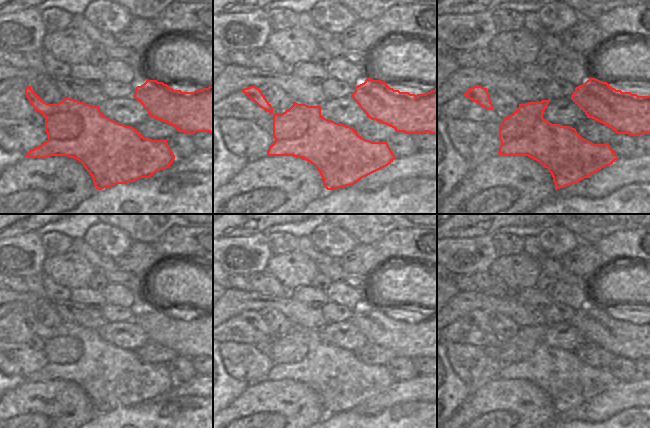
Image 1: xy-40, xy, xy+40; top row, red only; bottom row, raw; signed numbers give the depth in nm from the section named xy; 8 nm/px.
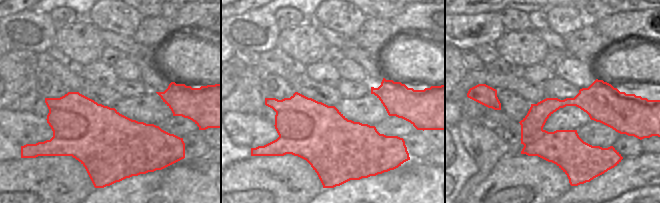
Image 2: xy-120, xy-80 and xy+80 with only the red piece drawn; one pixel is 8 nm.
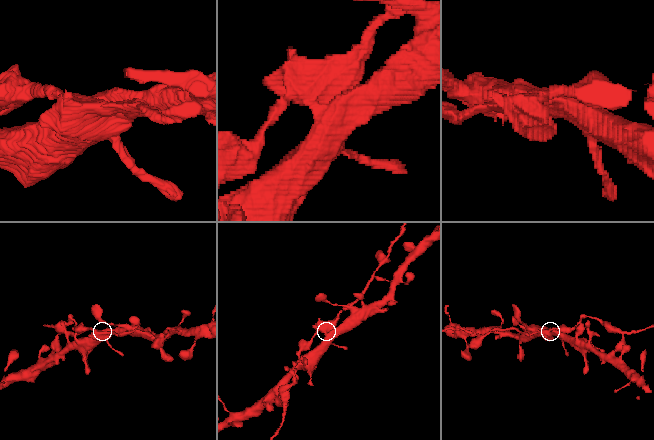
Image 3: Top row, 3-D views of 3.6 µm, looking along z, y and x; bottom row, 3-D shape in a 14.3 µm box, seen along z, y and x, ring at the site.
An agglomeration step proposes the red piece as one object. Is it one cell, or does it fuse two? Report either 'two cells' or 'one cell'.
two cells

